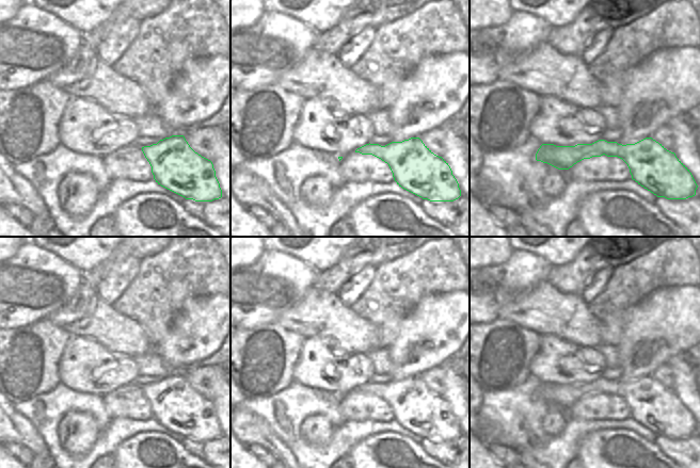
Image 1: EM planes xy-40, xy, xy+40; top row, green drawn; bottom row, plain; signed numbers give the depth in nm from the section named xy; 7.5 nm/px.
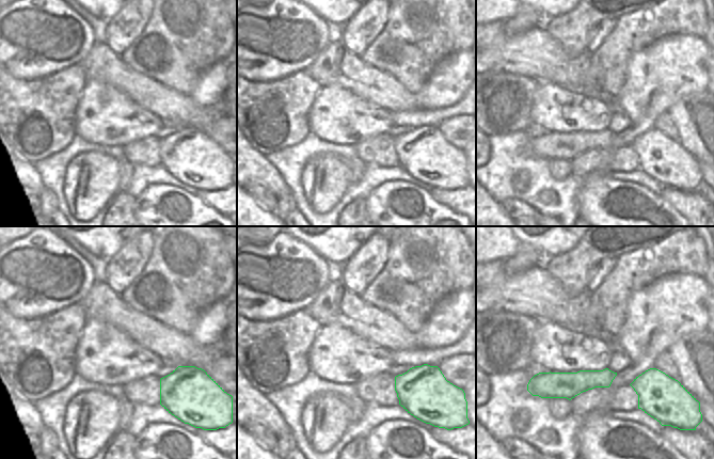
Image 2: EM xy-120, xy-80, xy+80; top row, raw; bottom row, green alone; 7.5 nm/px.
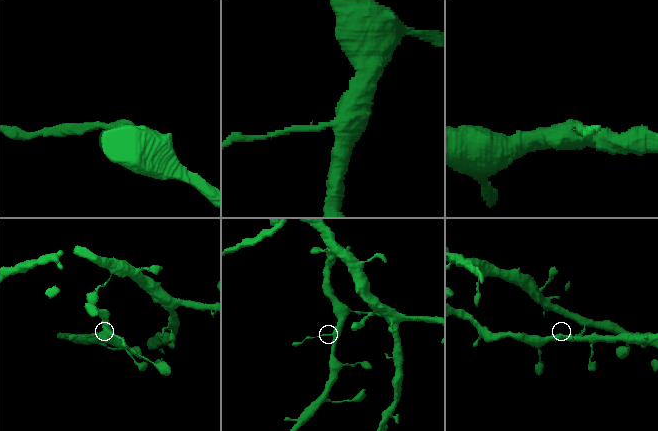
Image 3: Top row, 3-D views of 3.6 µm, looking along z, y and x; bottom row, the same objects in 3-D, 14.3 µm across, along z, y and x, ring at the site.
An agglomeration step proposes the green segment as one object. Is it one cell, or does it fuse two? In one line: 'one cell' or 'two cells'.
one cell

